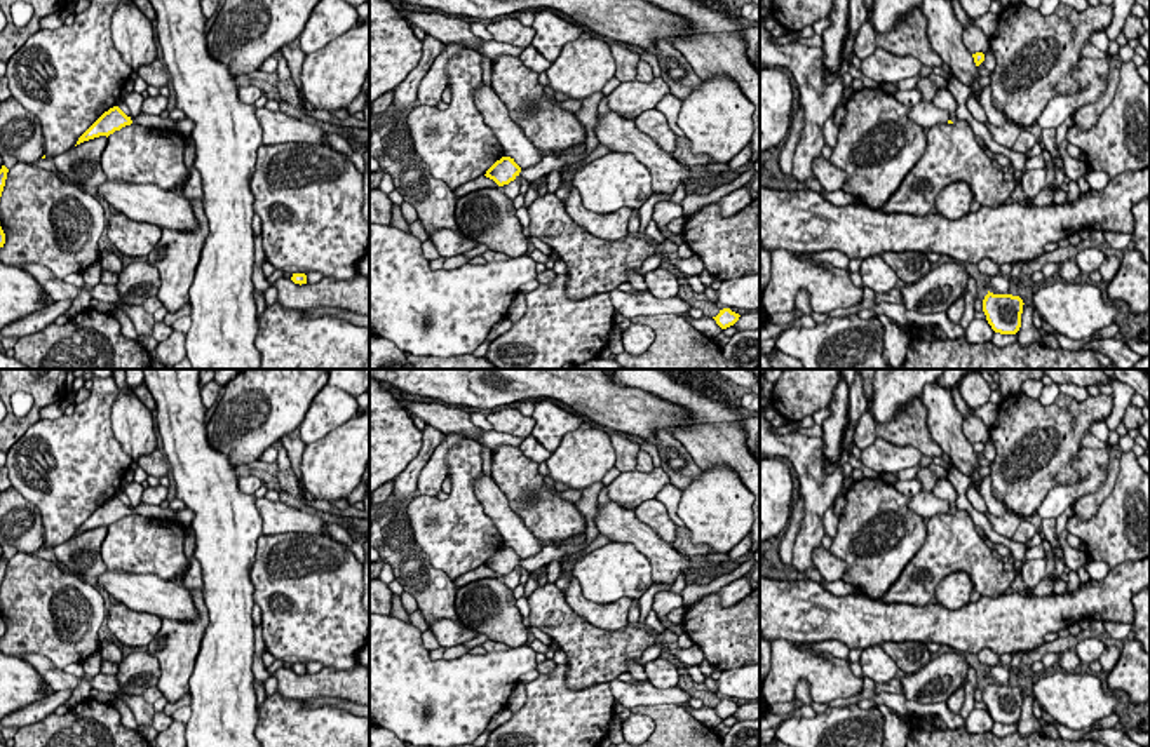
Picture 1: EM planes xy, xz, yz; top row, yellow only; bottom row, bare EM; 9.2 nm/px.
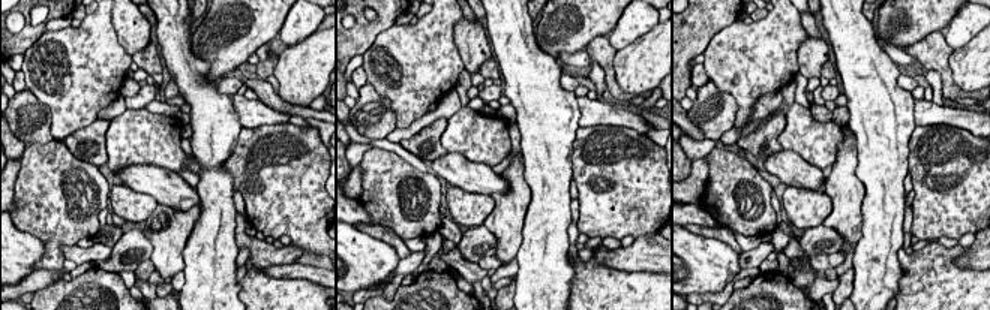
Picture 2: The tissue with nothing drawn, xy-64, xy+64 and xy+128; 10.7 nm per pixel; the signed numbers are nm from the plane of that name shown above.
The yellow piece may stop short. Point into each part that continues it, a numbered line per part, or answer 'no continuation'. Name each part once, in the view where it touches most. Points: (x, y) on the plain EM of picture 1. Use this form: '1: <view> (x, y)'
1: xy (148, 511)

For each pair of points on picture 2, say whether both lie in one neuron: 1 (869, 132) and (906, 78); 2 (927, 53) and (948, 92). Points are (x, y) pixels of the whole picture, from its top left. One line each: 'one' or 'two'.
1: two
2: one

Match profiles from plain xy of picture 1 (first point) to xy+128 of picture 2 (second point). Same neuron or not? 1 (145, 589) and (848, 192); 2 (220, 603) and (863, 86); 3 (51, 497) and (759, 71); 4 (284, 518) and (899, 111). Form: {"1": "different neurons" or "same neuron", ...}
{"1": "different neurons", "2": "same neuron", "3": "same neuron", "4": "different neurons"}

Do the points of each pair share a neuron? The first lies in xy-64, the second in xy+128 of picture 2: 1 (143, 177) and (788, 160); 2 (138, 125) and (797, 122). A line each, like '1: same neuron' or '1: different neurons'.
1: same neuron
2: same neuron

